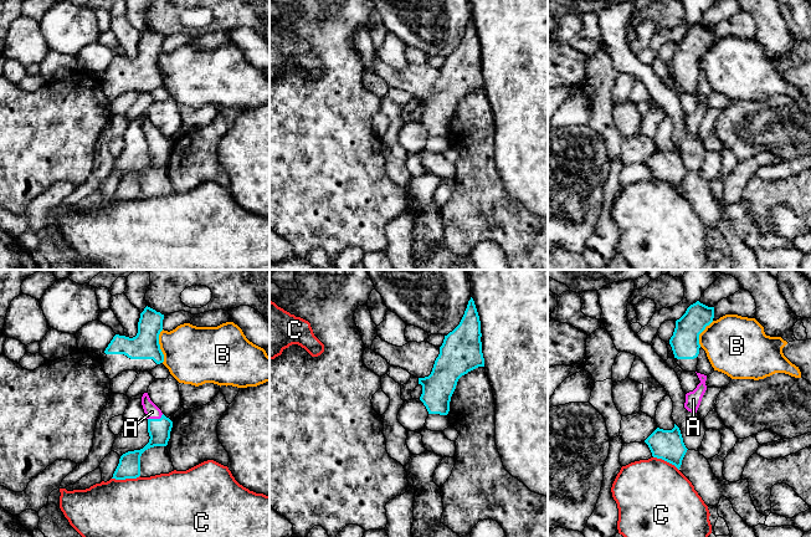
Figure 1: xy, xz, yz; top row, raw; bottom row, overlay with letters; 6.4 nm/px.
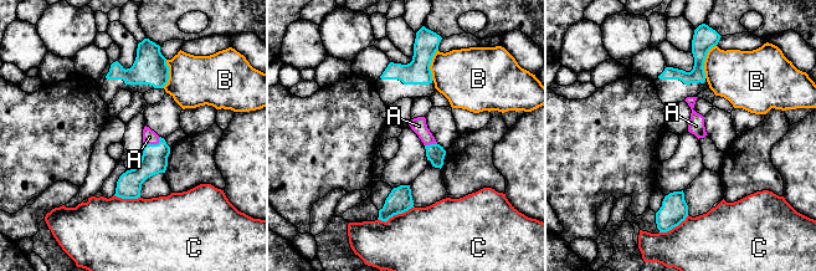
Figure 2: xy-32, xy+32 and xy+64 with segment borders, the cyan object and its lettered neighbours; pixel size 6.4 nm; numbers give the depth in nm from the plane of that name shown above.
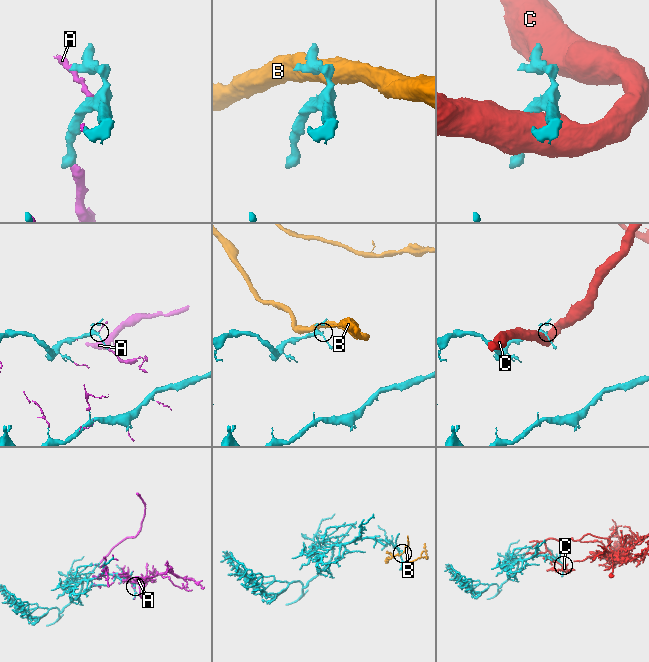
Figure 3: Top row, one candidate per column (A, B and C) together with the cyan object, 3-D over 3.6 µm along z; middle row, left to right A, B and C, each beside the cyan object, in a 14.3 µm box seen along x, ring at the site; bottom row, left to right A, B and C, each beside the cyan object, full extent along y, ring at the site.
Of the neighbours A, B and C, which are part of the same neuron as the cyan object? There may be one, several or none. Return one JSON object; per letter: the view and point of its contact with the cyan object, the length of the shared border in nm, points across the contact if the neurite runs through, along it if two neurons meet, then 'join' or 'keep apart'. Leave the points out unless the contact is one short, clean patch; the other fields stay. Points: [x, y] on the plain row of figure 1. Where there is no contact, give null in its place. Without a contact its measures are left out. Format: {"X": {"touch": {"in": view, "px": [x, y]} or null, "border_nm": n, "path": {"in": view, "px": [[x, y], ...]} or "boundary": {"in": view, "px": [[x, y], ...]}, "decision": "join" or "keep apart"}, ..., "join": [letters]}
{"A": {"touch": {"in": "xy", "px": [155, 141]}, "border_nm": 110, "decision": "join"}, "B": {"touch": {"in": "xy", "px": [159, 67]}, "border_nm": 220, "boundary": {"in": "xy", "px": [[163, 51], [159, 56], [159, 70], [163, 76], [162, 83]]}, "decision": "keep apart"}, "C": {"touch": {"in": "xy", "px": [126, 199]}, "border_nm": 190, "decision": "keep apart"}, "join": ["A"]}

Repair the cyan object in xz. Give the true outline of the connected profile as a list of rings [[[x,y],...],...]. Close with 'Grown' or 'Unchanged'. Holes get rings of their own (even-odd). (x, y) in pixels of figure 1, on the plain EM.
[[[471,19],[460,46],[445,57],[431,96],[419,99],[422,107],[420,122],[428,135],[447,137],[458,101],[484,88],[481,58],[481,42]]]. Unchanged

